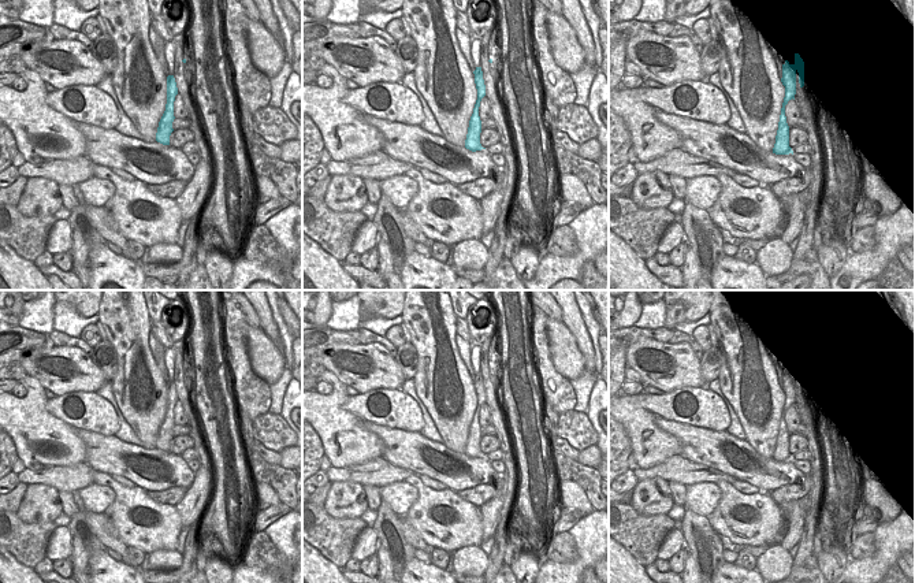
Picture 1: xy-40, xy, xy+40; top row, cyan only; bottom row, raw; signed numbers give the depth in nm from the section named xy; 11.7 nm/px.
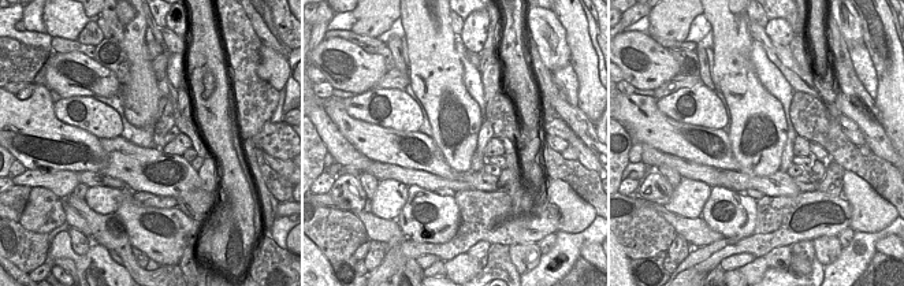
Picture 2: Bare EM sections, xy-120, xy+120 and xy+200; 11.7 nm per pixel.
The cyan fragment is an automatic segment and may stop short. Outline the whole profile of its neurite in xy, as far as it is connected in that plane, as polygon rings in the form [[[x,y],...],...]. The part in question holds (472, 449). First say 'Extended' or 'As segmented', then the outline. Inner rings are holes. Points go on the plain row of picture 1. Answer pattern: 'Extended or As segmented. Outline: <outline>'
As segmented. Outline: [[[476,374],[473,380],[475,380],[475,390],[476,390],[476,396],[477,396],[477,406],[476,406],[473,420],[469,427],[468,441],[466,441],[466,446],[465,446],[465,454],[472,458],[476,458],[476,457],[486,456],[480,450],[481,427],[479,423],[480,408],[486,402],[486,391],[484,391],[484,386],[483,386],[481,374]]]

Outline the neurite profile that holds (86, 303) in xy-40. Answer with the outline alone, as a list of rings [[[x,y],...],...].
[[[55,290],[56,301],[70,304],[81,316],[97,315],[103,290]]]

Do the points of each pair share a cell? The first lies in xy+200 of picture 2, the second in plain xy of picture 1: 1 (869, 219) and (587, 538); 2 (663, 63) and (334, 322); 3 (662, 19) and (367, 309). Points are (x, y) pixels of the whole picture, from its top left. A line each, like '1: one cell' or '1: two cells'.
1: two cells
2: two cells
3: one cell

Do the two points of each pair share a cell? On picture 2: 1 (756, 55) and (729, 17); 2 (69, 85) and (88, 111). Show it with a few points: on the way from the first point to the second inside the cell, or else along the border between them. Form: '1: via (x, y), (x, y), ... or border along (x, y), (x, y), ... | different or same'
1: border along (752, 40), (750, 60), (759, 78) | different
2: border along (88, 95), (74, 95), (62, 99) | different

